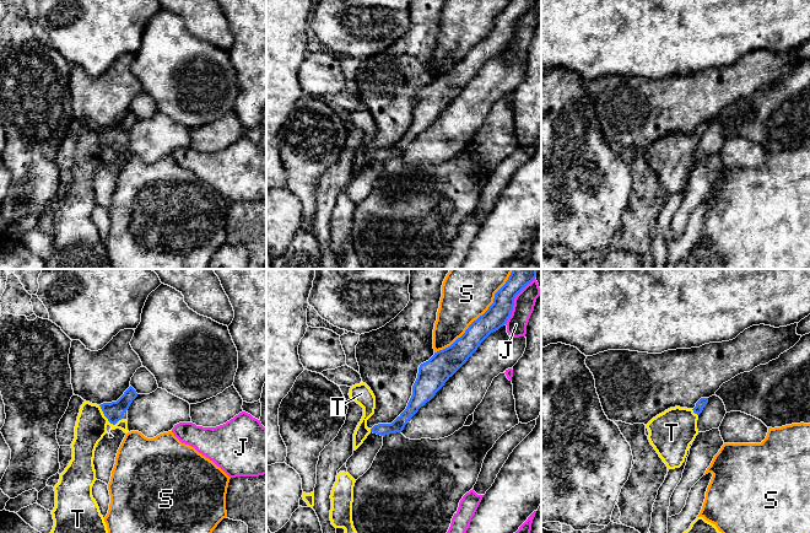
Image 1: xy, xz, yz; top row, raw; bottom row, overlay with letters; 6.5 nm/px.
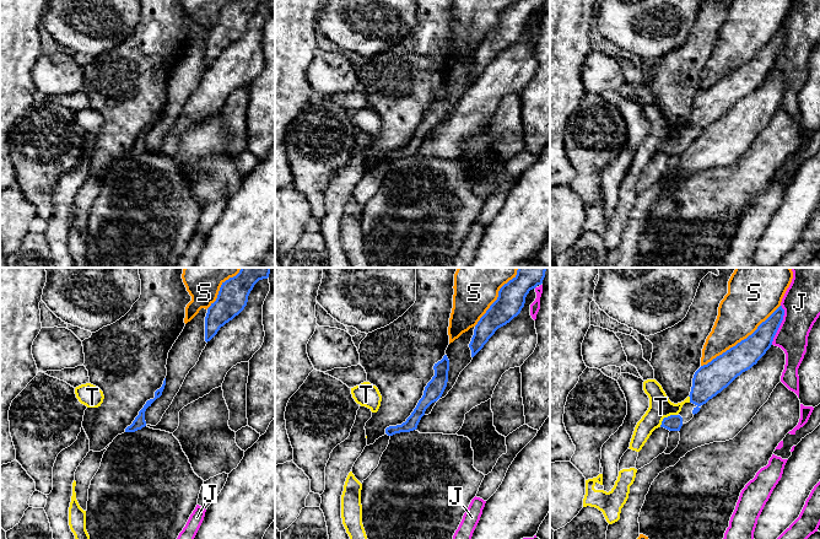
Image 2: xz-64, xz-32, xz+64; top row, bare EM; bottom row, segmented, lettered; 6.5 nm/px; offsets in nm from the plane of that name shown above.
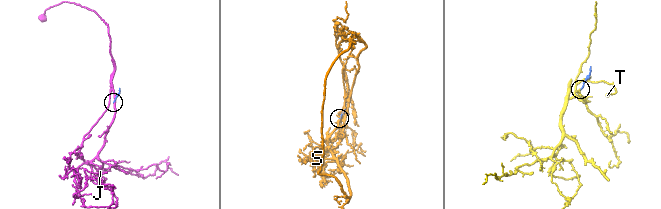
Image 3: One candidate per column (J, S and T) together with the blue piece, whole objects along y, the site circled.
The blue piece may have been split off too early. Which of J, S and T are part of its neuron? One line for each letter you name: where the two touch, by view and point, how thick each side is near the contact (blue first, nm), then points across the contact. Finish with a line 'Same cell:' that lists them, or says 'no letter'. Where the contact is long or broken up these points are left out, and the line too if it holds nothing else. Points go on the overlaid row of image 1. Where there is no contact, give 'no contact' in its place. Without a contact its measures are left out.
T: xy (108, 420) | 130/200 nm | across xy (114, 412), (108, 420), (97, 420), (91, 426)
Same cell: T

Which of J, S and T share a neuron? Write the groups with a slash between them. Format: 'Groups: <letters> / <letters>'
Groups: J / S / T

